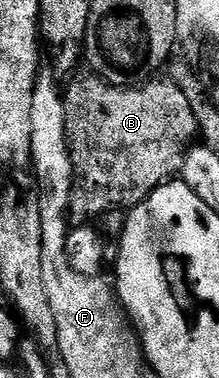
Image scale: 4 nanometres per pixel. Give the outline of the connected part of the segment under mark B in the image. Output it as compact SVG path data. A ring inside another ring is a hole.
M80 71L68 83L68 89L66 85L62 93L66 111L66 139L74 169L68 211L77 222L95 222L104 212L112 209L131 210L133 205L142 204L158 186L181 172L184 156L197 140L200 128L194 119L194 111L190 111L186 95L182 95L173 81L149 79L125 87L111 85L94 72Z

